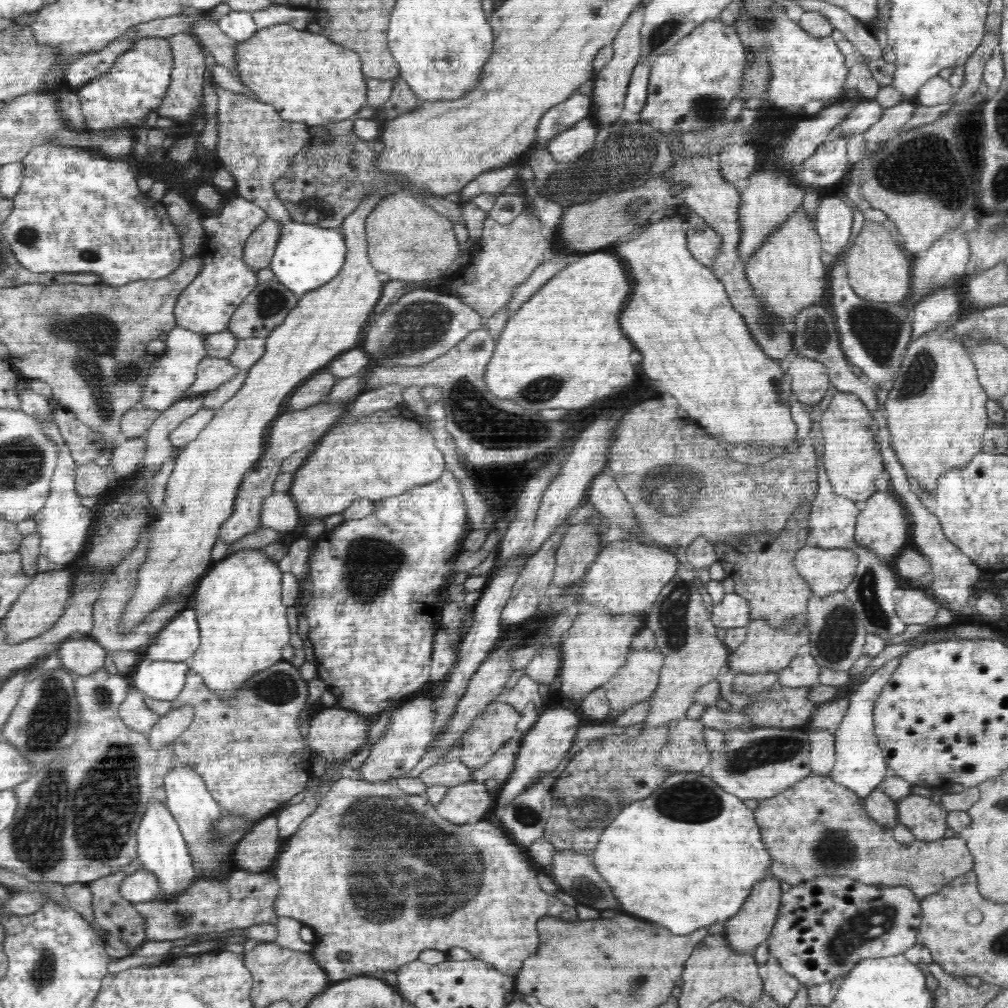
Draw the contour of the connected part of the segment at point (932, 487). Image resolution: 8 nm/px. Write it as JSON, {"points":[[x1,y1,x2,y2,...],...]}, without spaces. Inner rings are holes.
{"points":[[950,320,944,321,944,324,938,324,934,330,911,342,891,382,885,402,888,440,897,454,898,462,905,468,907,476,915,480,924,493,932,493,934,497,942,472,948,472,952,468,964,468,978,452,982,452,982,438,987,427,991,425,987,412,989,398,979,383,969,348,956,338,949,340,939,337,937,340,931,340,932,336,941,335,954,324,959,325]]}

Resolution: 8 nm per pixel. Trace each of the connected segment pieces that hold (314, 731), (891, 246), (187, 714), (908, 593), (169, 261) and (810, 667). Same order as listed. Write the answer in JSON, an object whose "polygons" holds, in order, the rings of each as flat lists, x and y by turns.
{"polygons":[[[326,708,309,722,309,747,329,764,350,758,365,744,369,723,354,711]],[[881,218,862,228,854,246,848,250,848,283,860,297,874,302,900,302,908,297,912,288,910,260,902,254,895,240,884,229]],[[190,705,181,706,182,708,173,708,164,714,159,721,150,728,147,733,151,748,160,750,166,744,174,742,188,726,192,724,195,718,194,708]],[[924,588,905,589,903,597,895,604,896,614,907,624,926,624,936,616,942,601]],[[62,145,34,146,32,150,22,158,24,163,24,180,16,196,12,198,13,209,1,225,4,239,11,247,11,252,22,267,30,272,96,272,102,276,102,282,108,282,110,286,122,286,138,280,158,280,166,278,180,266,182,260,182,241,176,227,170,223,170,217,164,205,150,199,147,193,141,191,137,184,136,174,127,161,107,160,106,158,95,158,91,150,80,147,69,147]],[[809,653,796,655,786,666,778,671,778,685,786,688,803,688,817,685,821,668]]]}

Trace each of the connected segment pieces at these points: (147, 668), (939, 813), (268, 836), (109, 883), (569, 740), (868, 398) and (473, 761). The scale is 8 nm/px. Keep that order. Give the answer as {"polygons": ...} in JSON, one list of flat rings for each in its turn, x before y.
{"polygons":[[[143,658,136,665,132,684,140,693,155,700,172,701,185,686,185,676,190,671,187,661,148,660]],[[923,794,908,795,896,803,898,824,910,829,917,840,933,843,944,838,949,811,940,803]],[[269,814,257,821,233,848,232,860,236,866,251,873,264,873,274,862,281,842,277,817]],[[123,868,88,884,90,890,92,890,91,910,94,916,92,928,96,932,106,931,108,935,118,937,118,939,124,939,133,952,134,949,142,946,147,938,143,916,135,911,133,902,122,898,122,895,119,893,120,883,126,877,126,870]],[[561,706,554,710,547,709,540,714,533,728,524,735,513,771,498,792,495,805,508,806,524,789,530,788,532,784,536,784,546,774,558,768,573,746,576,732,582,727,580,716,574,711,574,708]],[[821,304,812,305,802,309,802,312,795,316,796,320,793,327,794,353,797,353,810,360,816,360,825,364,828,368,830,382,839,391,852,392,859,396,859,399,874,412,878,408,875,390,872,390,866,382,863,382,861,376,854,374,852,366,848,365,848,360,844,355,839,342,839,334,834,318,822,308]],[[503,699,490,704,462,736,456,754,458,761,473,769,484,766,514,736,521,719,522,715]]]}

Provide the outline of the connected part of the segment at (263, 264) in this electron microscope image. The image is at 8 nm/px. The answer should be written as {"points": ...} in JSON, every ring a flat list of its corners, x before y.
{"points":[[267,218,248,238,246,246,244,246,244,254,242,254,246,266,254,269,254,271,270,267,271,258,276,250,278,238,280,238,282,225,278,221]]}

